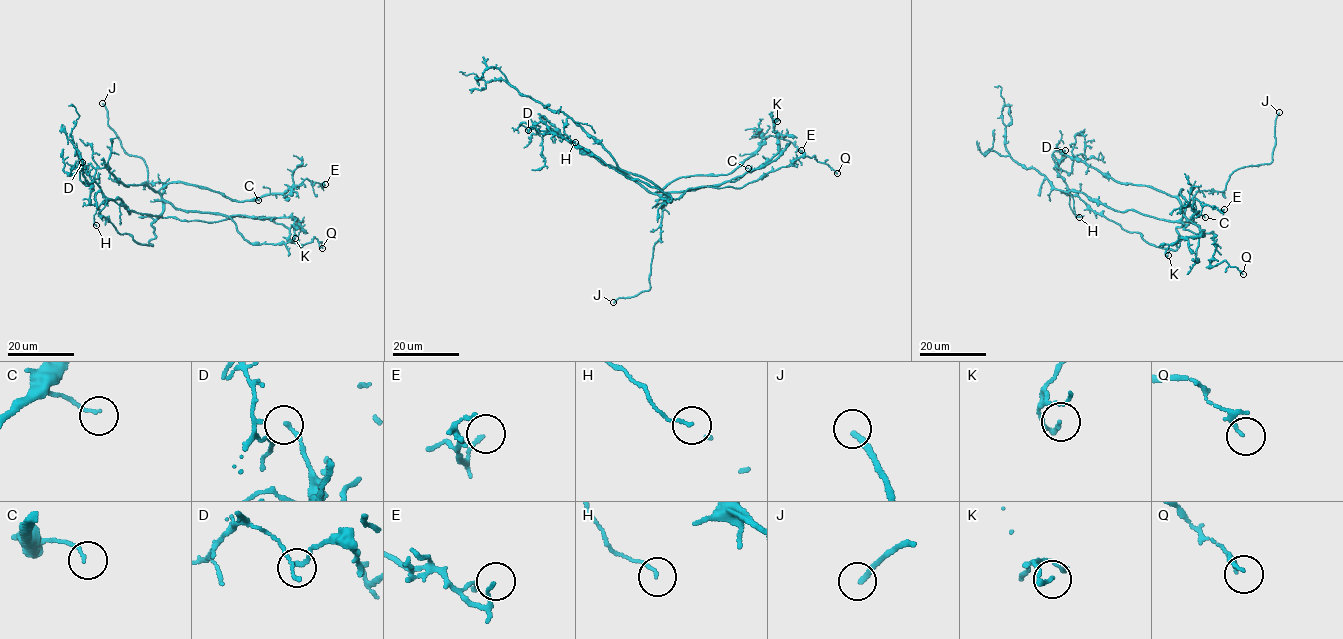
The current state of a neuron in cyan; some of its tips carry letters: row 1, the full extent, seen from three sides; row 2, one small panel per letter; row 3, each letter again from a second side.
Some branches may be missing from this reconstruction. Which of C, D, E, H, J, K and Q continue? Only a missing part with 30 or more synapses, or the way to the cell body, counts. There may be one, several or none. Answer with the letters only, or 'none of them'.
J

